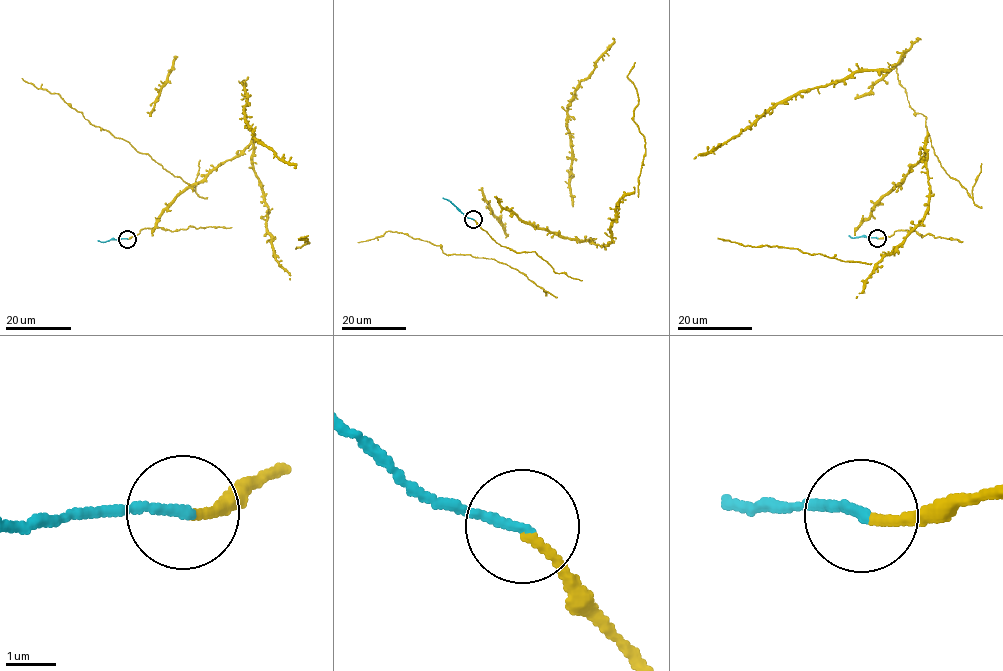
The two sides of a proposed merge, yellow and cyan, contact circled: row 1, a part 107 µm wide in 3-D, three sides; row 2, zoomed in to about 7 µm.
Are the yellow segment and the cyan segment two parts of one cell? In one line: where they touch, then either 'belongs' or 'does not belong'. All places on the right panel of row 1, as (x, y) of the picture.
at (877, 238); belongs

